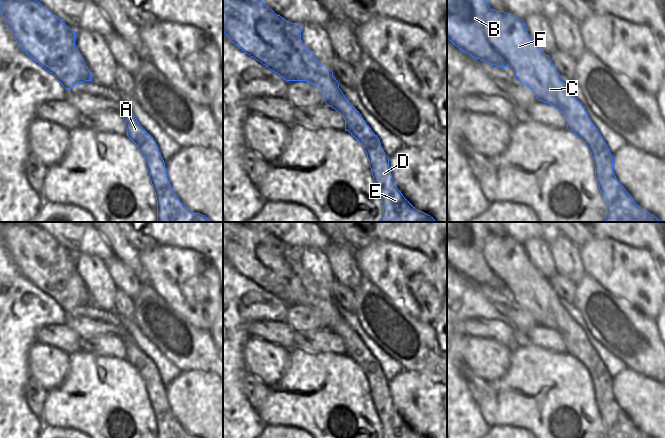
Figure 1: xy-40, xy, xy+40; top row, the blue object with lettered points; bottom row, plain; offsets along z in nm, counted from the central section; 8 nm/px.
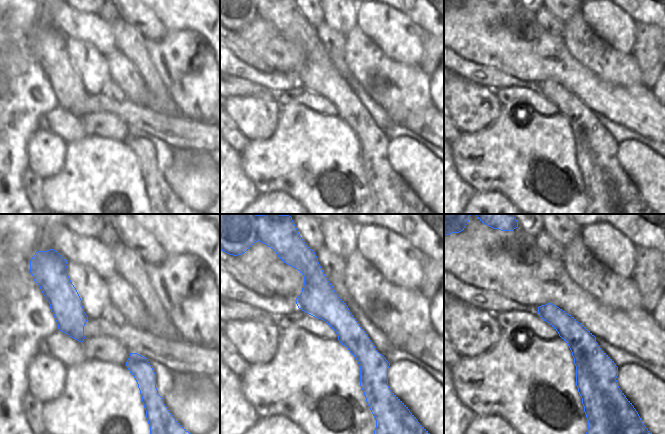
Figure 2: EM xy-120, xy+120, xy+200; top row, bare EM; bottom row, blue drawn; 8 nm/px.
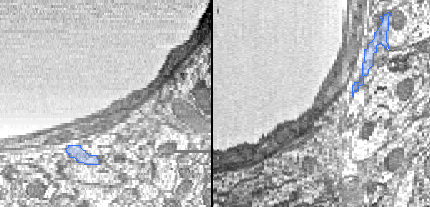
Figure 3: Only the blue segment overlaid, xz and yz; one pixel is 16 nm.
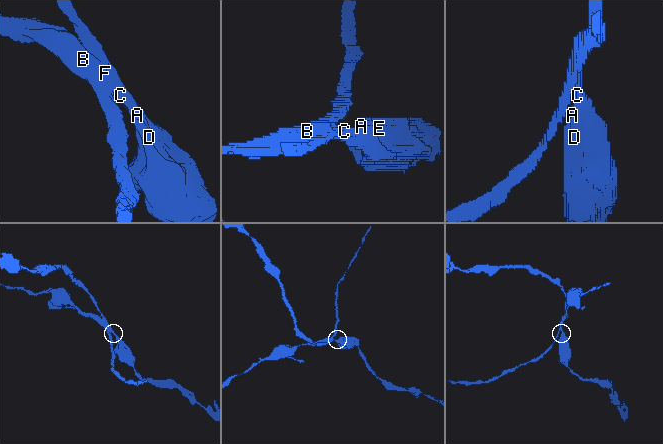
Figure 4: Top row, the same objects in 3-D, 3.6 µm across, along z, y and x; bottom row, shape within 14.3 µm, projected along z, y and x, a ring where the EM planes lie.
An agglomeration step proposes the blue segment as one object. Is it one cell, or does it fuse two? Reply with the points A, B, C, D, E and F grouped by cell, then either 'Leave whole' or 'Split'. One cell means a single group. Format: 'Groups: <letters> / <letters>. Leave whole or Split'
Groups: A C D E F / B. Split

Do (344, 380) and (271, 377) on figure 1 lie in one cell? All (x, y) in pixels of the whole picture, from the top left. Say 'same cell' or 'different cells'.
different cells

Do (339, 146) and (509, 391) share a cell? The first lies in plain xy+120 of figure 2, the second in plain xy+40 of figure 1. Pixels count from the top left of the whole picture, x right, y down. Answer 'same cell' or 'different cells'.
same cell

